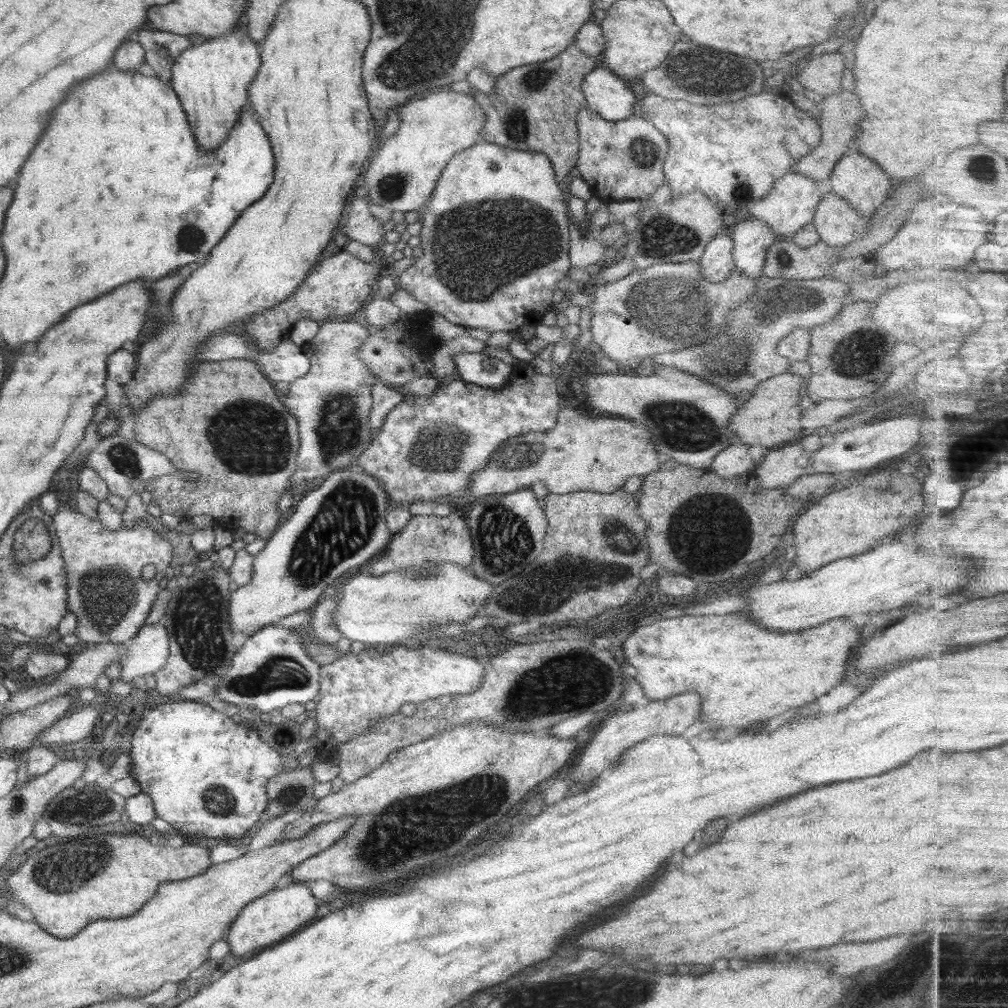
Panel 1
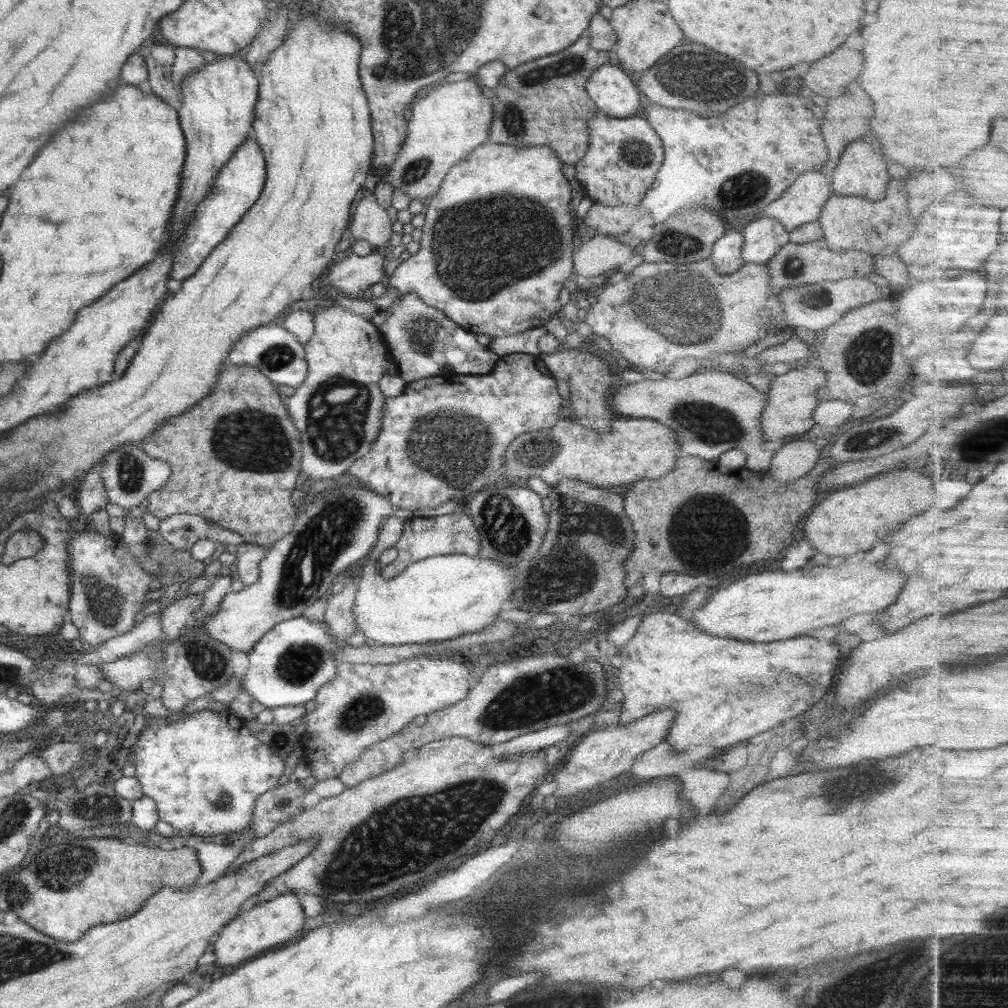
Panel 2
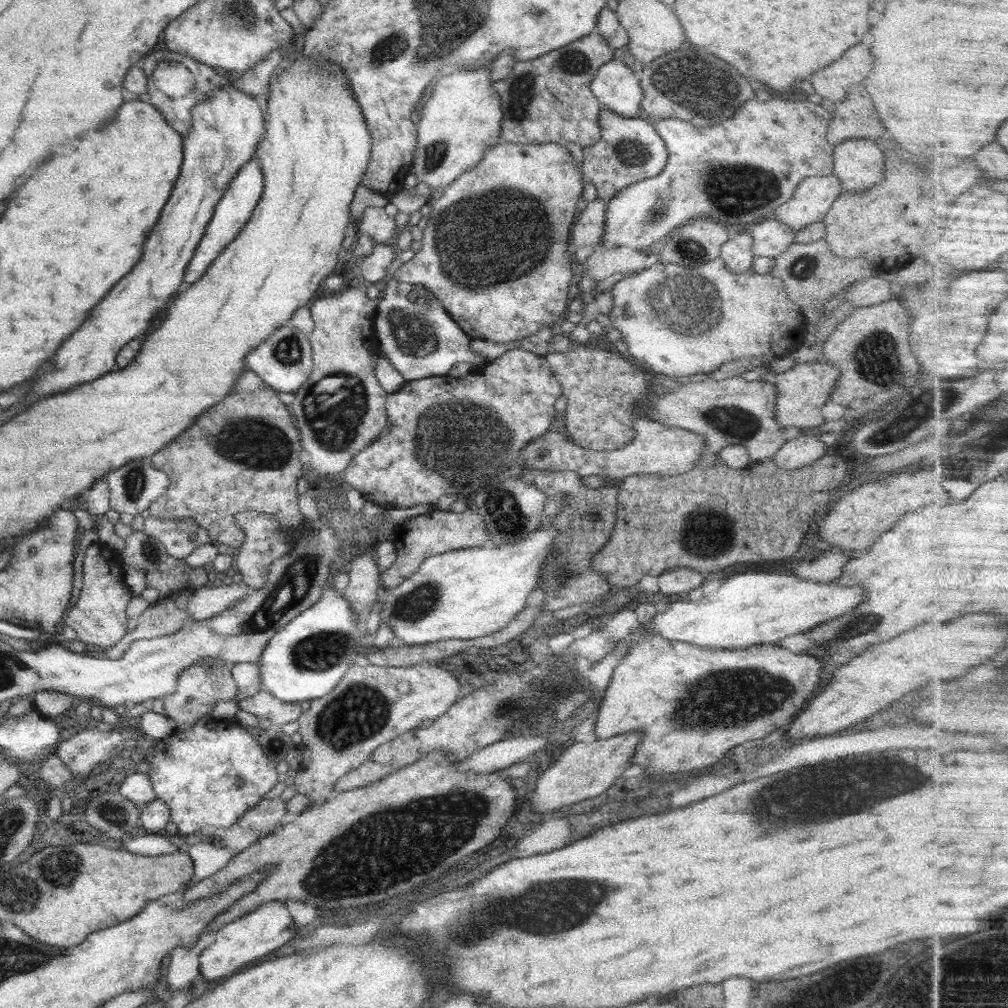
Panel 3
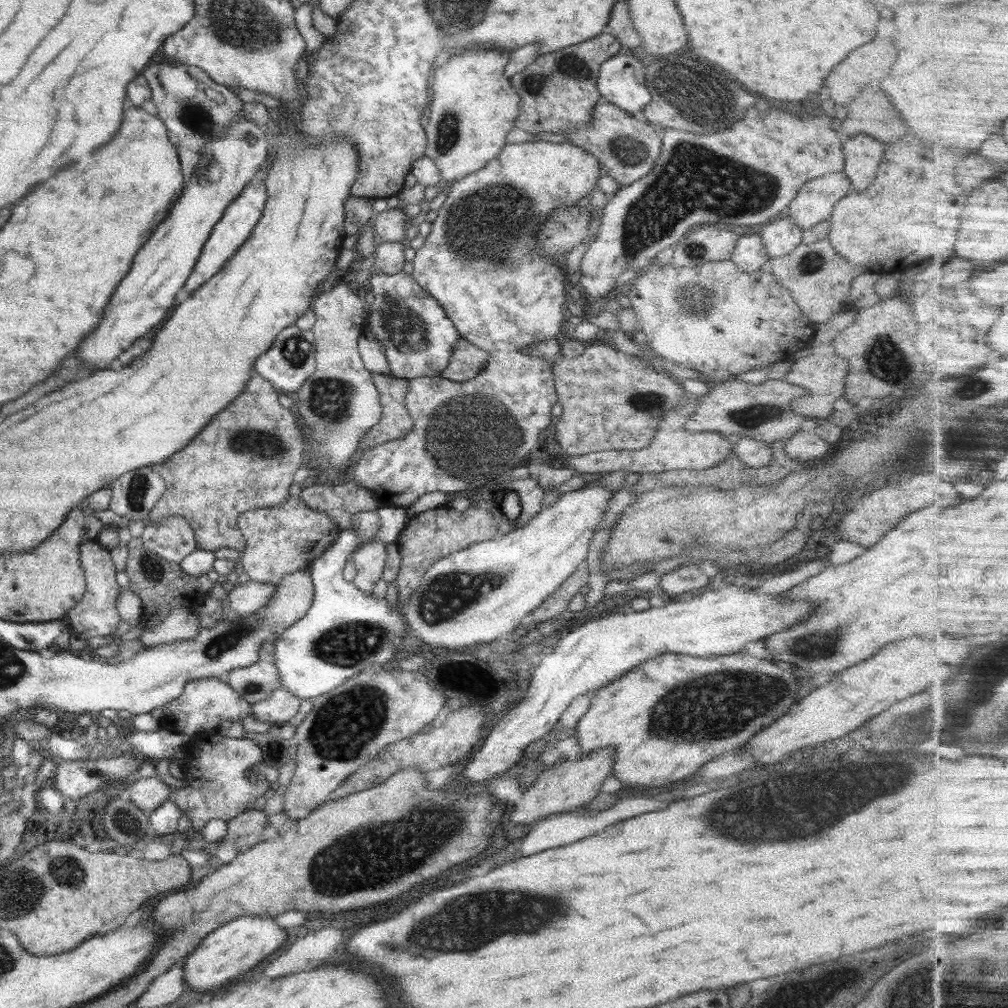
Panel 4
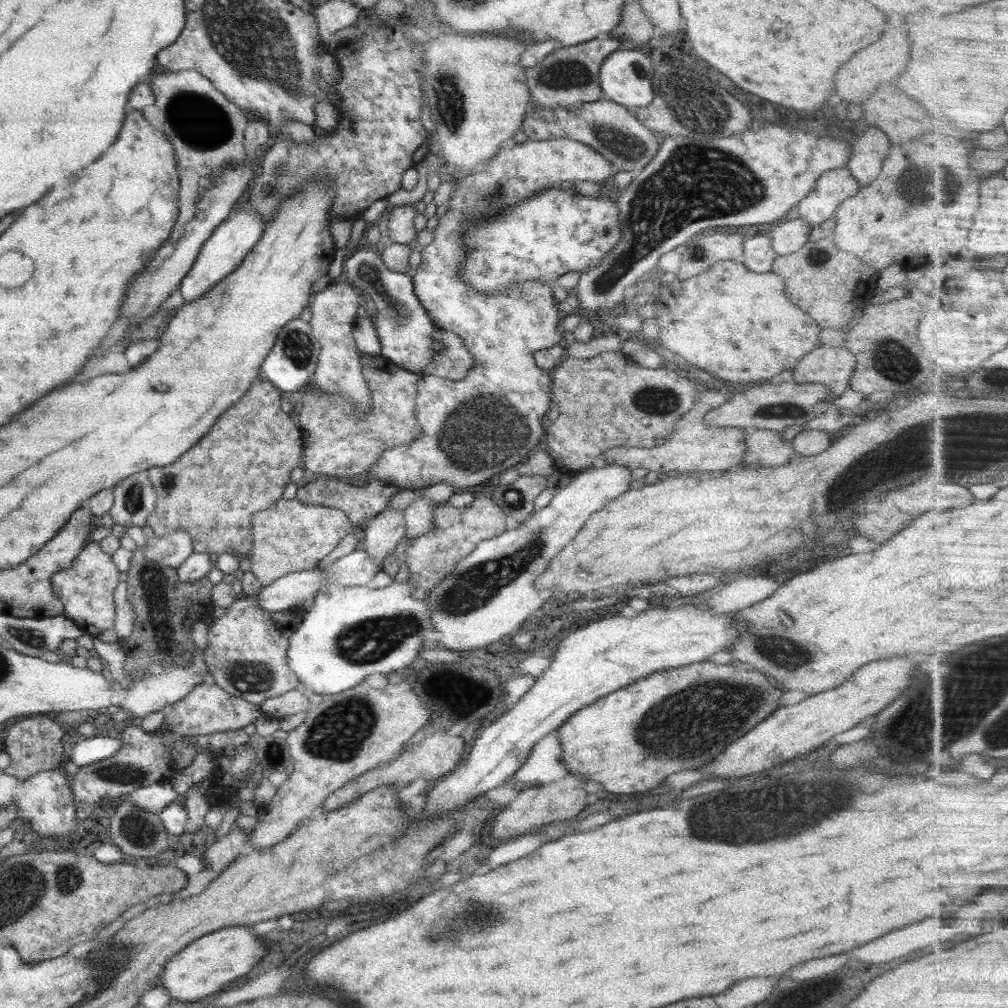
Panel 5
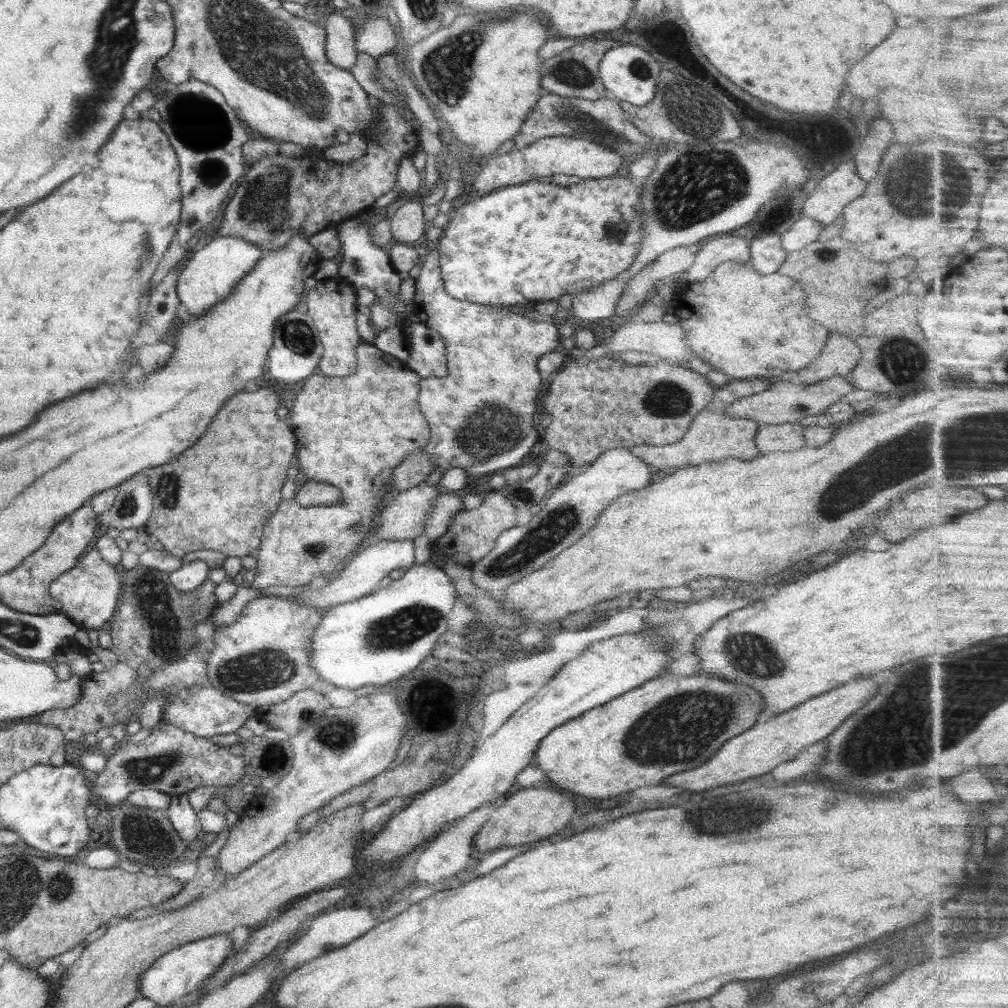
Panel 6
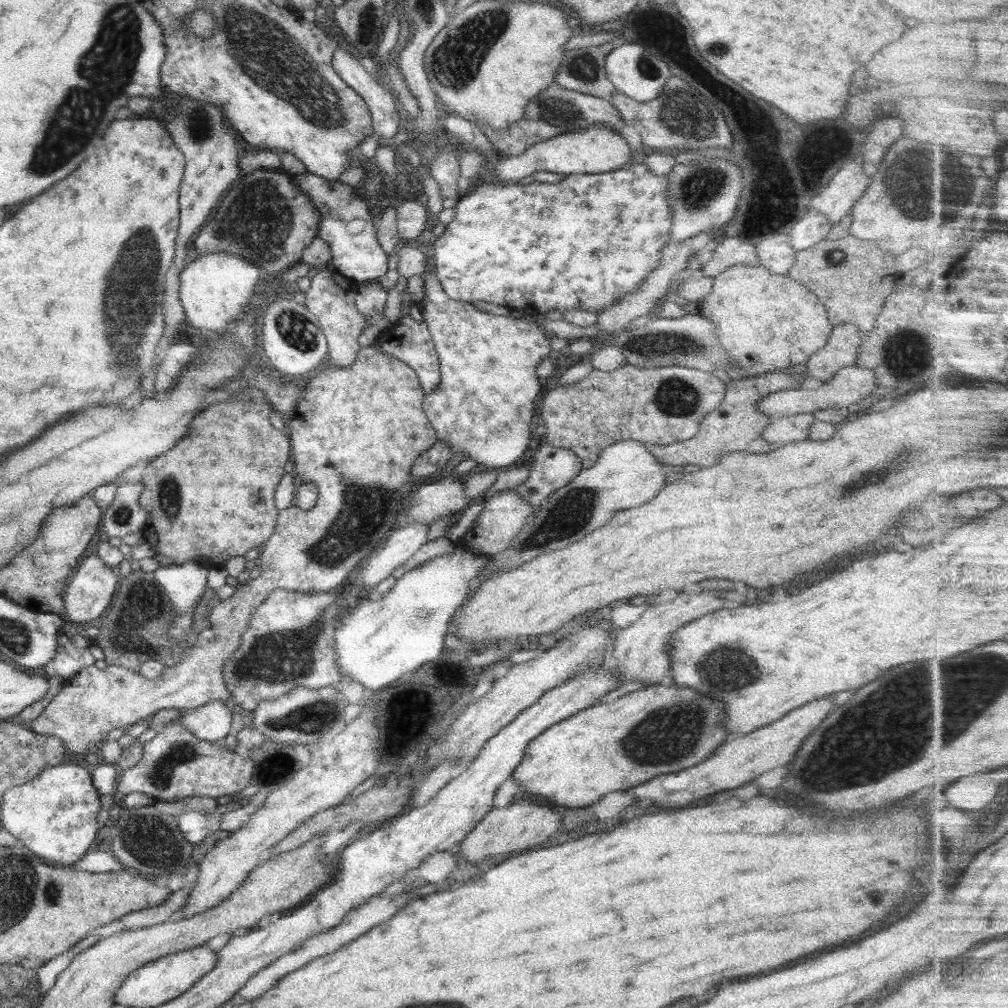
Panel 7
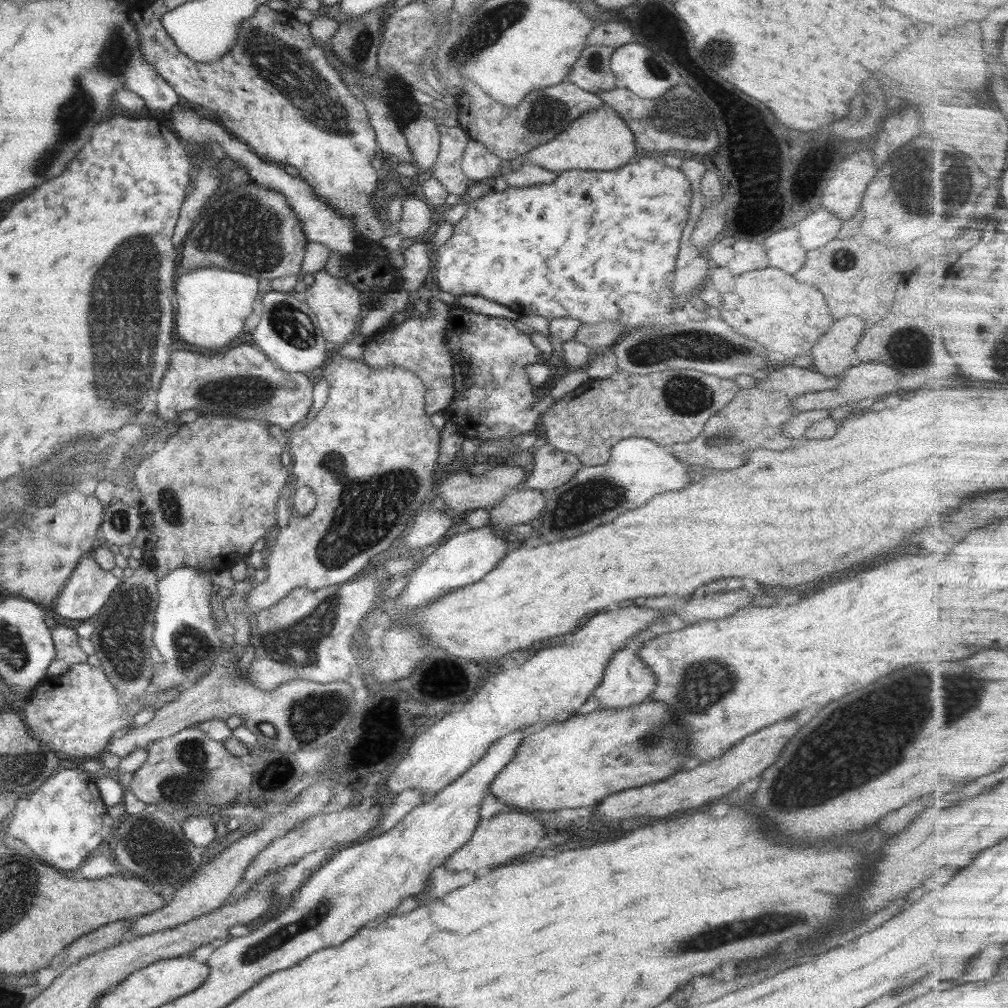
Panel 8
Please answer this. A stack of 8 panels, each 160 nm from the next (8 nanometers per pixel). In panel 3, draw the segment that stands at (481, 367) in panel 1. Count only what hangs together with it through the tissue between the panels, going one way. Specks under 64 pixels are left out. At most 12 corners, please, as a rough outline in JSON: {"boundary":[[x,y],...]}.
{"boundary":[[391,279],[374,331],[405,381],[484,367],[423,285]]}

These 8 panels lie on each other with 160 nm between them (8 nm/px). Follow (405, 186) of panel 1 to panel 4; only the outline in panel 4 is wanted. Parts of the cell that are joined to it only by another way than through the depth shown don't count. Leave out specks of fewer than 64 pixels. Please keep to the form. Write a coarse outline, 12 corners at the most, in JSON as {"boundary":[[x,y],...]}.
{"boundary":[[510,52],[434,70],[425,155],[442,181],[497,158],[520,98]]}

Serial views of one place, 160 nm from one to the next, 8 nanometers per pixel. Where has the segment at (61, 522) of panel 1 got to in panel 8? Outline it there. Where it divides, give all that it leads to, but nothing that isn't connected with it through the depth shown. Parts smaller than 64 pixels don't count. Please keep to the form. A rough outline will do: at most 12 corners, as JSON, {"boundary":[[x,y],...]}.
{"boundary":[[82,557],[54,610],[86,620],[121,581]]}

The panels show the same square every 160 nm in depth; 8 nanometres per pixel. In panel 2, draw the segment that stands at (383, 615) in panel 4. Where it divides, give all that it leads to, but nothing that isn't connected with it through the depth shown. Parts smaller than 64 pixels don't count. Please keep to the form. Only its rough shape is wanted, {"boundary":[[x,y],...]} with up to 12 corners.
{"boundary":[[279,622],[248,652],[244,692],[305,705],[337,675],[324,625]]}

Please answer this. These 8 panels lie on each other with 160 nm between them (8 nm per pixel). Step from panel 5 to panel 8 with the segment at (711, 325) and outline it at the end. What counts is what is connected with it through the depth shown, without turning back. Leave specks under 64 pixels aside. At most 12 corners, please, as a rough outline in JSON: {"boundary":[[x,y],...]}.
{"boundary":[[778,268],[734,278],[718,310],[768,369],[808,355],[834,322]]}

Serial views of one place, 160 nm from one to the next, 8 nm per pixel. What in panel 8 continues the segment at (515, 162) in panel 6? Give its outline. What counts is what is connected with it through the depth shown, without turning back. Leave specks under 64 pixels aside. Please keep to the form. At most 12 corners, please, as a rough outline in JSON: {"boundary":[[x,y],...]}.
{"boundary":[[610,105],[526,156],[552,172],[620,168],[633,132]]}

